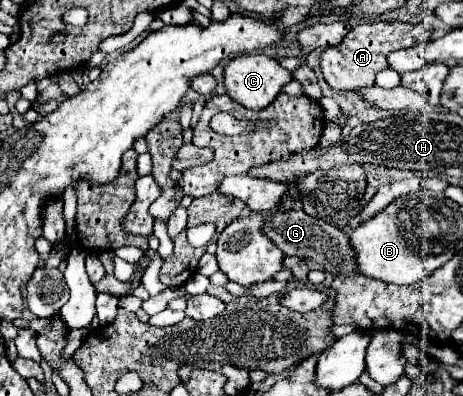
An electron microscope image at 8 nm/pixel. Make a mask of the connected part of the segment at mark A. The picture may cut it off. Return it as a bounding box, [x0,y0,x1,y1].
[320,22,432,91]

